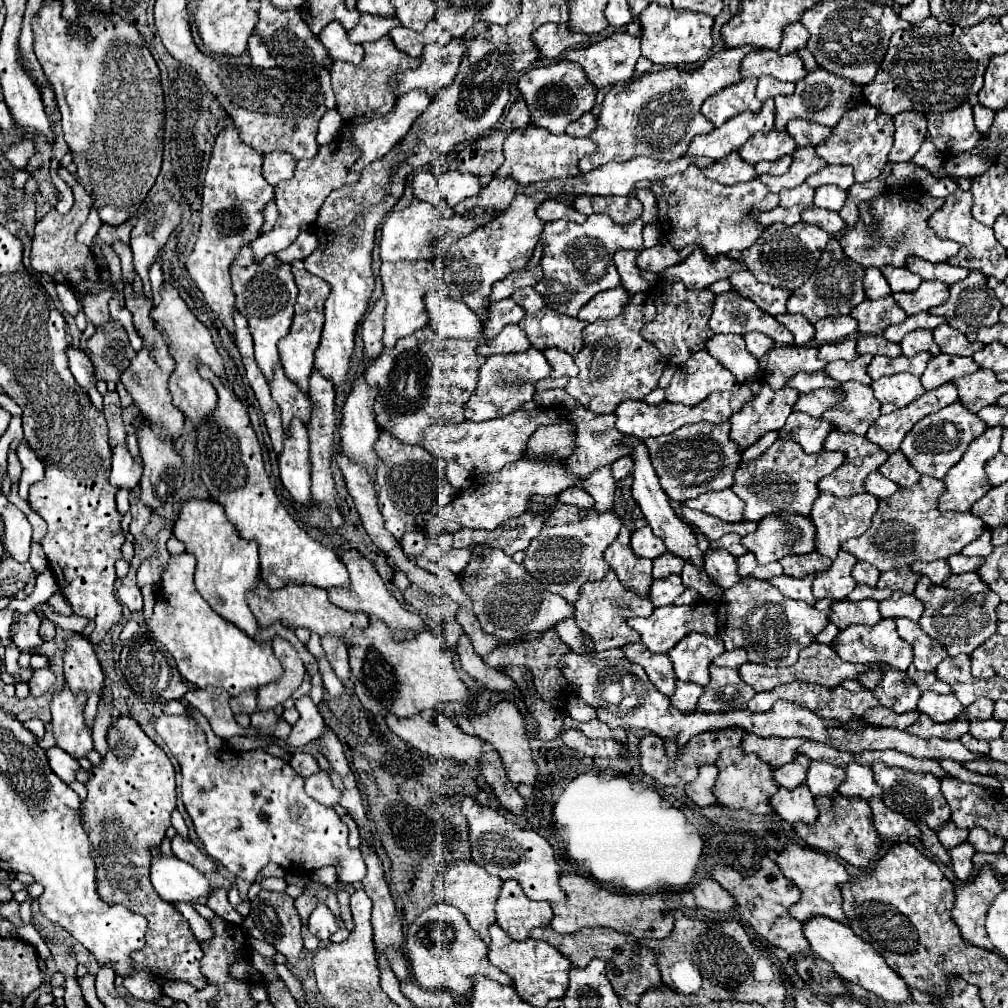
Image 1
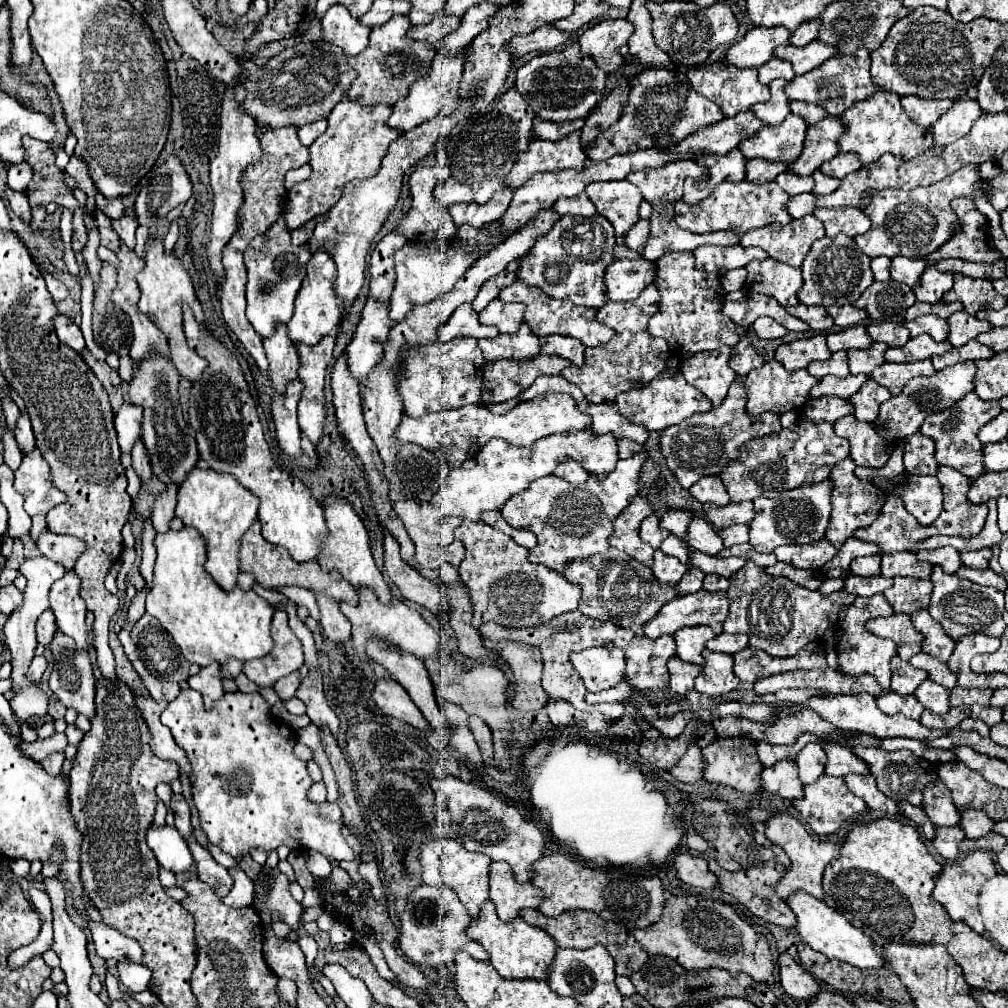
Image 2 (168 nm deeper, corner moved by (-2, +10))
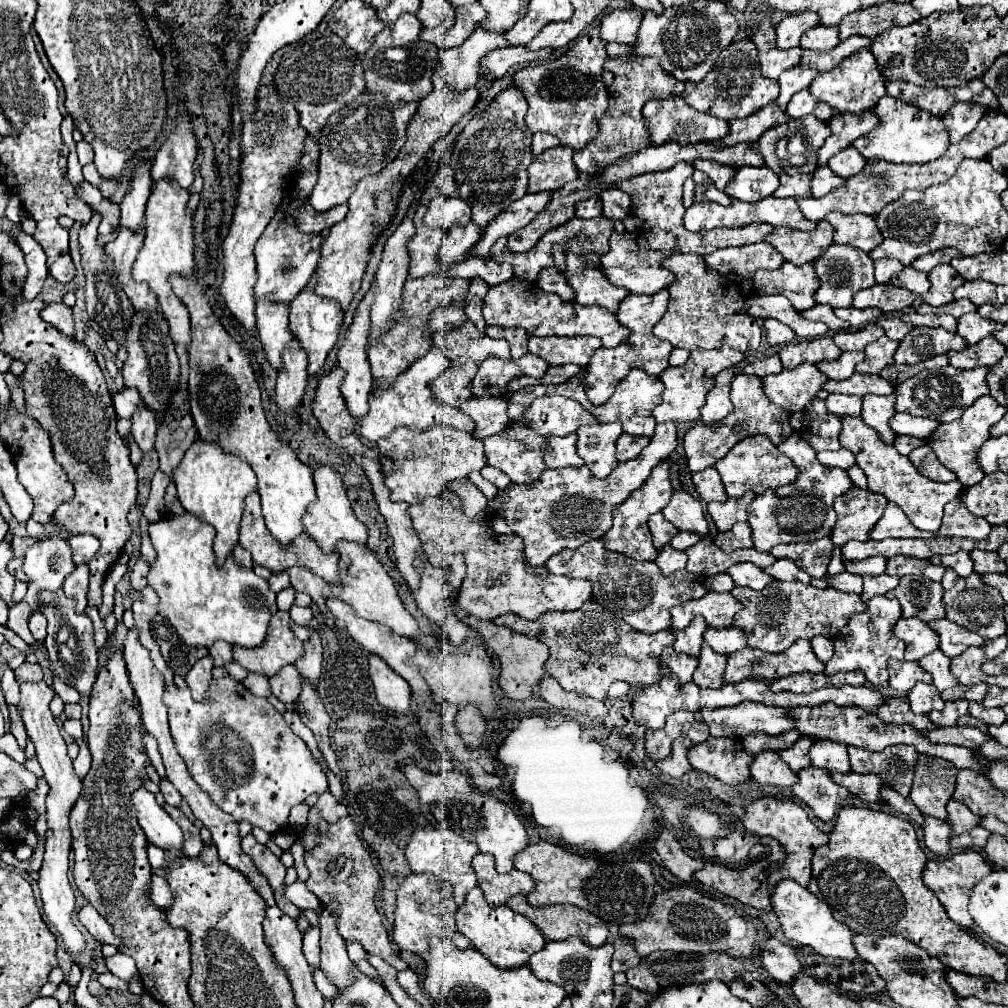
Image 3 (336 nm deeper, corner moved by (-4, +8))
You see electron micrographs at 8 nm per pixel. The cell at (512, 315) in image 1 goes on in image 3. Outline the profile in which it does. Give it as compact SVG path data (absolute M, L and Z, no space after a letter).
M488 325L486 327L488 337L506 339L510 343L512 359L520 359L528 351L528 333L522 327L500 327L500 325Z

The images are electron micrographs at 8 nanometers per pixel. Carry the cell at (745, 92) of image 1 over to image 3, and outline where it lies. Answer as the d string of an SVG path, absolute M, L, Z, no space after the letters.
M742 39L722 51L712 71L702 81L698 83L688 81L682 93L682 99L702 113L710 113L714 117L732 121L732 119L744 119L756 113L758 109L766 107L770 101L778 97L778 93L780 93L778 81L764 79L764 75L760 75L756 45L750 39Z

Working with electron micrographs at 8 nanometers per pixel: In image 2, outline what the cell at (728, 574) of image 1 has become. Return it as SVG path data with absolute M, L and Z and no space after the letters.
M696 513L694 521L690 521L690 529L688 529L688 545L694 549L702 549L706 555L716 555L724 549L722 539L718 537L718 533L712 529L710 523L706 523L702 517L698 517Z

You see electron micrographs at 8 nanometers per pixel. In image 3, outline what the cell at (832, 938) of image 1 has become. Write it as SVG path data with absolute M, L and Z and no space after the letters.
M780 881L778 887L772 889L772 907L774 913L782 925L782 931L788 939L812 947L818 955L822 957L836 957L836 959L846 959L846 961L856 961L858 953L854 949L854 933L840 921L834 919L830 907L816 899L808 889L796 885L796 881Z

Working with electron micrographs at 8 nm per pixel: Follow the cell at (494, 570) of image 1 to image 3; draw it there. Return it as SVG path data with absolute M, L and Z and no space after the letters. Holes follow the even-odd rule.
M426 497L408 509L429 562L435 567L444 563L442 553L462 553L466 559L466 577L458 593L458 607L466 615L484 621L514 613L522 619L538 619L548 611L576 611L592 597L592 585L586 579L568 579L562 575L532 575L524 563L524 541L518 535L498 535L494 529L466 519L440 497ZM440 549L442 553L435 553Z

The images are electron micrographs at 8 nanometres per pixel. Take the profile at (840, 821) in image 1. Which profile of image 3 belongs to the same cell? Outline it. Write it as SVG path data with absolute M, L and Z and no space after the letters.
M806 767L798 773L798 783L792 787L792 793L804 801L820 821L832 821L836 811L846 807L852 795L834 783L830 771L818 767Z

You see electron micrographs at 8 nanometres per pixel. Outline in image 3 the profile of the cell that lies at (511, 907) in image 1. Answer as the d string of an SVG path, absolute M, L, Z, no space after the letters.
M478 853L472 863L474 863L472 867L478 875L480 889L484 891L484 897L492 907L506 905L510 901L510 897L514 897L514 895L526 897L534 889L534 881L526 873L520 873L520 871L514 869L508 875L500 875L494 867L492 855Z

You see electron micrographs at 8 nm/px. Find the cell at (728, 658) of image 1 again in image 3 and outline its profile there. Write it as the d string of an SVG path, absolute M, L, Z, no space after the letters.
M728 627L728 629L708 629L704 633L704 641L722 655L730 655L738 649L746 647L746 633L738 627Z

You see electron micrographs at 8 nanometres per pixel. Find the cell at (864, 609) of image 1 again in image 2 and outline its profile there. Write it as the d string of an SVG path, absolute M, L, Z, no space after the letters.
M874 595L874 597L856 597L856 601L840 612L837 626L842 635L836 643L836 653L838 653L838 671L846 675L862 675L868 673L876 677L878 685L888 691L890 689L890 659L896 655L896 645L891 639L878 637L866 629L866 621L878 619L878 617L890 617L894 609L890 609L890 603L886 597Z

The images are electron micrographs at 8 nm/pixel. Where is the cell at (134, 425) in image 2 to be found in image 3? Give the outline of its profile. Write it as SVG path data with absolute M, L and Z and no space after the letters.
M124 389L124 391L118 391L116 395L112 395L112 401L114 401L116 415L120 419L132 419L132 415L138 411L140 395L138 395L138 391Z

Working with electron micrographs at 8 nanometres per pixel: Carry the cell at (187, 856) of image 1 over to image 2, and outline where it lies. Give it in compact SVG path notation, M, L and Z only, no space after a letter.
M172 793L170 807L172 807L174 817L176 817L176 829L182 833L182 837L190 837L190 835L192 835L192 825L190 825L190 807L188 807L188 803L184 801L184 797Z

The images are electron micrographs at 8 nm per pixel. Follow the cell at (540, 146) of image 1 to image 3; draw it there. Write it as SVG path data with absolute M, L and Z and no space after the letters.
M572 147L544 149L528 167L528 193L554 191L578 179L578 169L572 161Z

